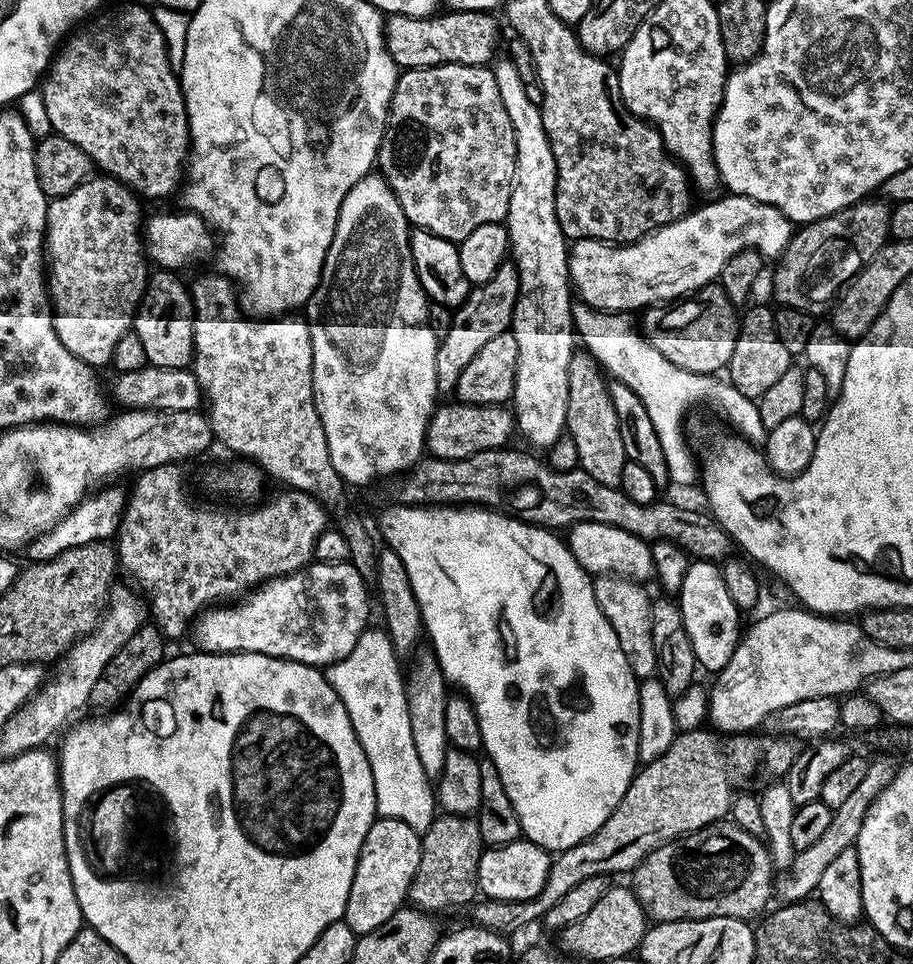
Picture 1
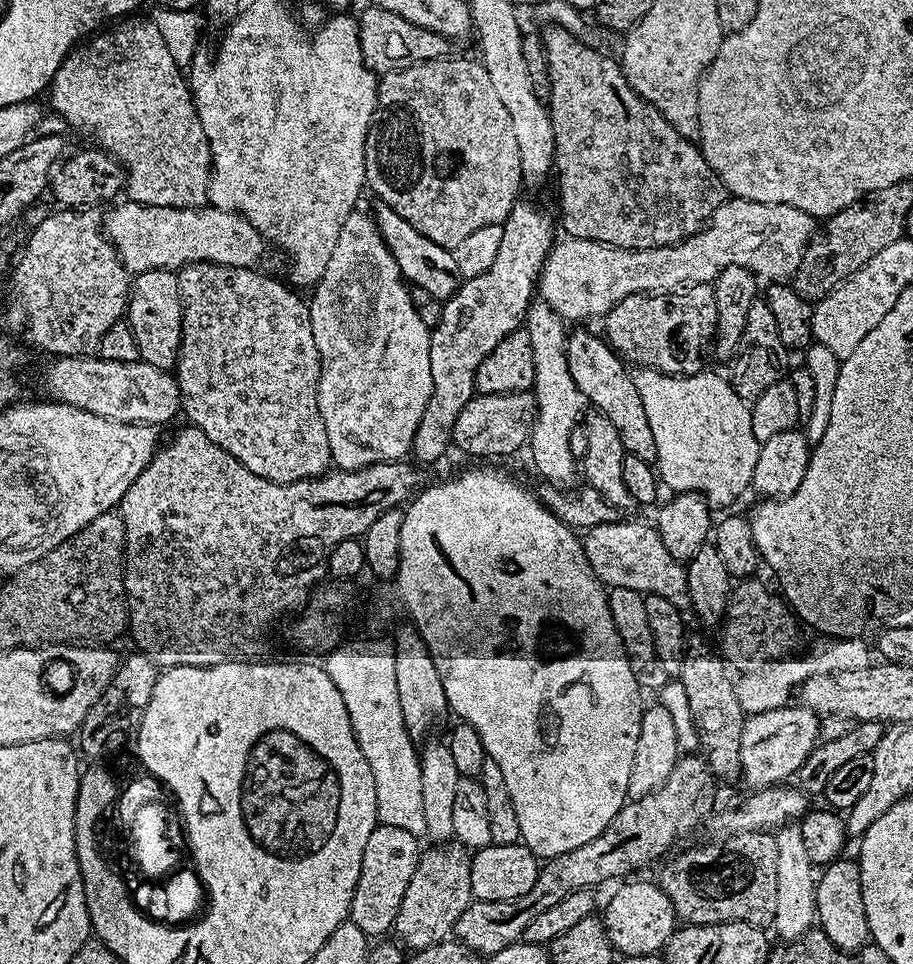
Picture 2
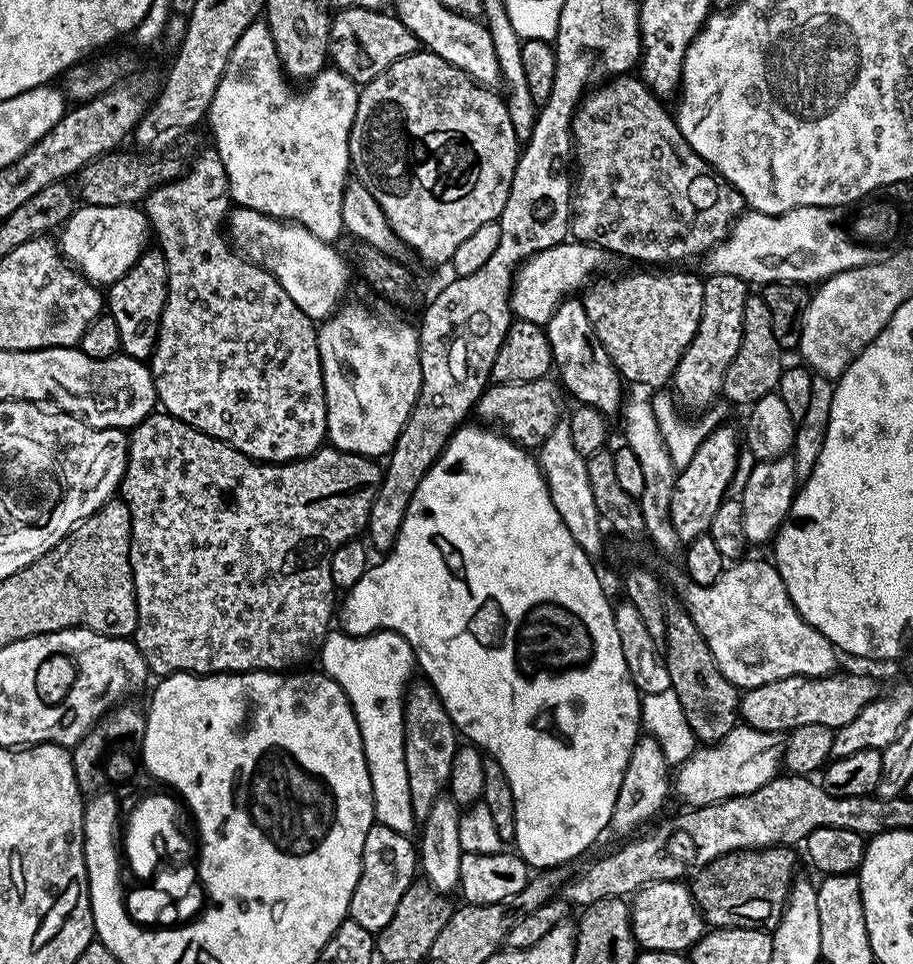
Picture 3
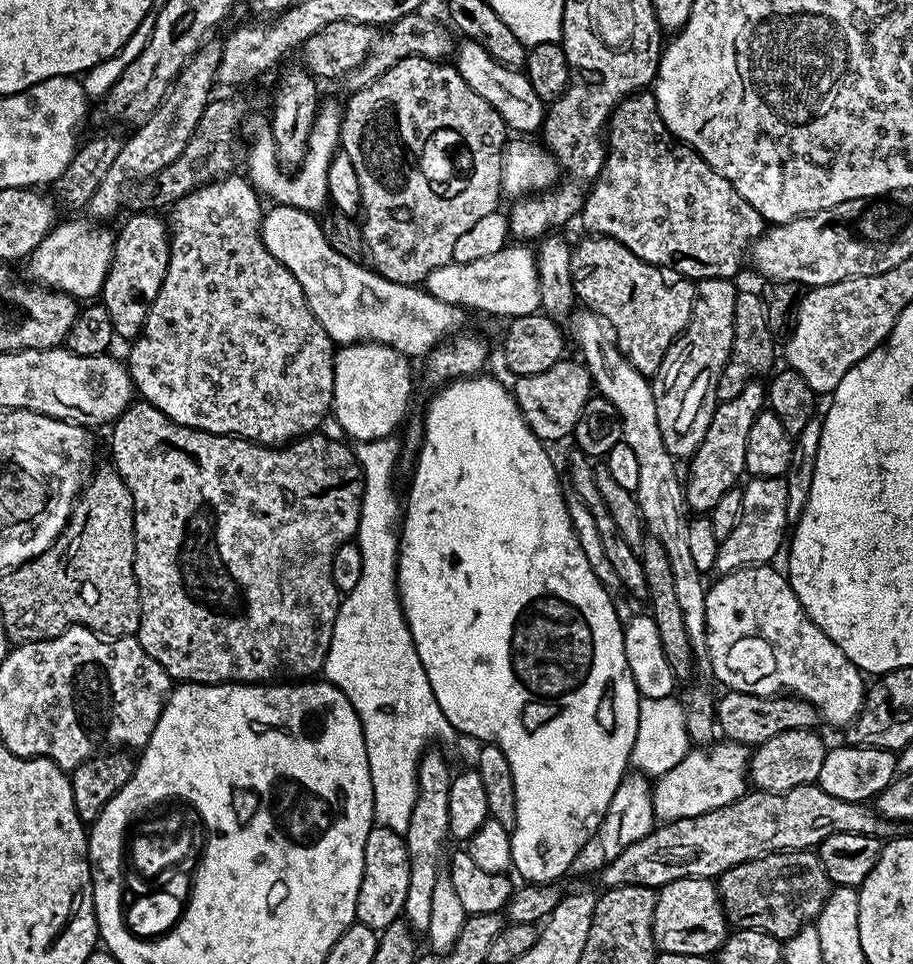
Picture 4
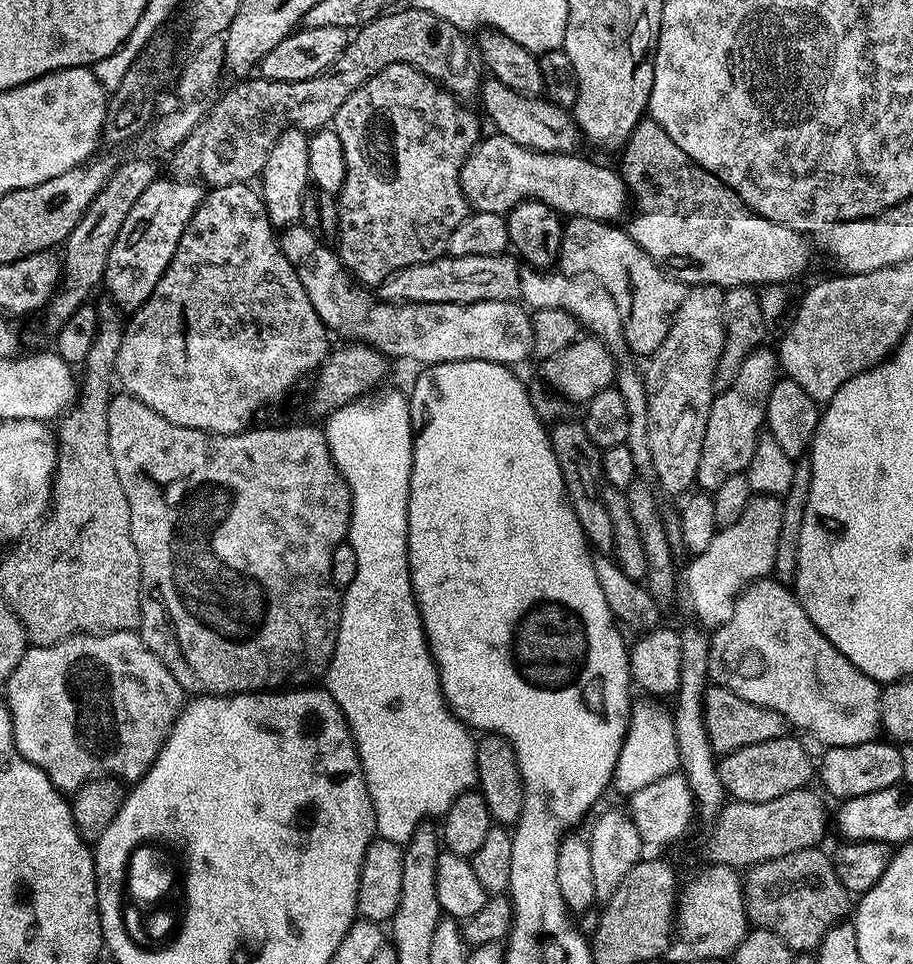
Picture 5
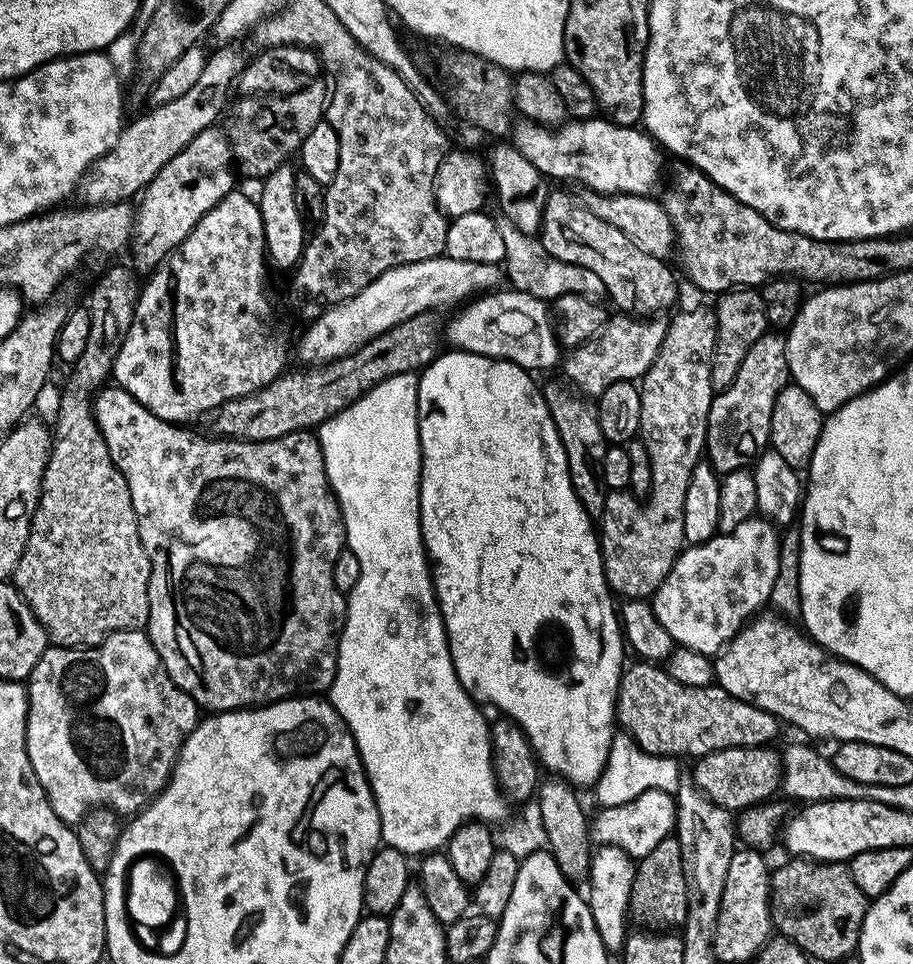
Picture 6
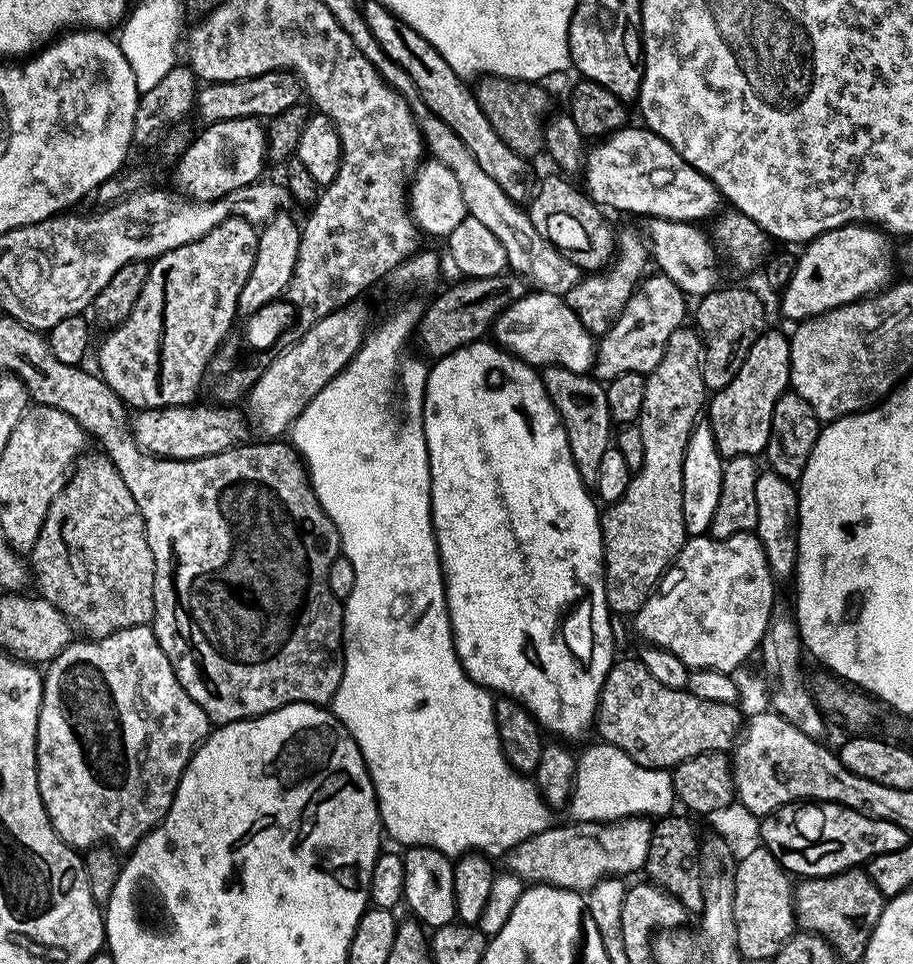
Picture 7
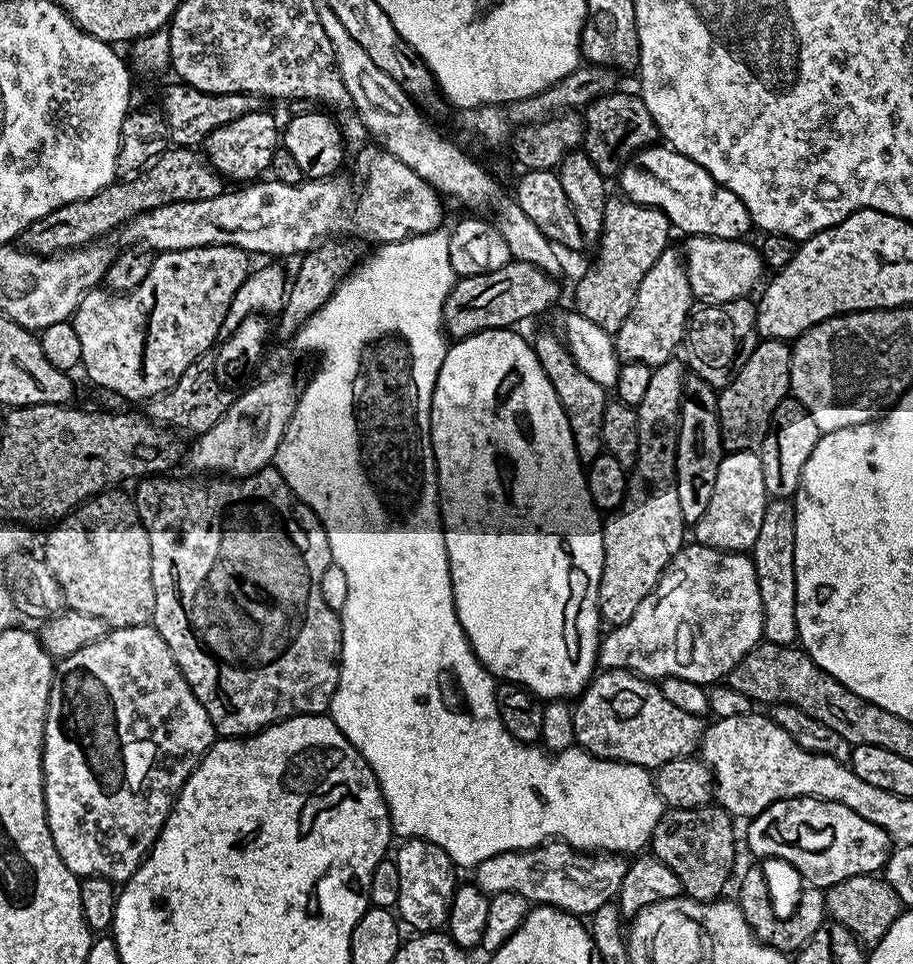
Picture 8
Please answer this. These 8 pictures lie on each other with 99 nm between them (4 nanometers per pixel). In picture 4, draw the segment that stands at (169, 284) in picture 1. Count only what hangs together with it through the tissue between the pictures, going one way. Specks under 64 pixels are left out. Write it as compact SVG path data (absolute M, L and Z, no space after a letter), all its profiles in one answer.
M140 210L115 233L112 261L106 274L102 302L110 314L117 337L131 342L140 335L146 322L146 314L158 298L158 290L166 278L168 269L168 230L163 219L155 211Z

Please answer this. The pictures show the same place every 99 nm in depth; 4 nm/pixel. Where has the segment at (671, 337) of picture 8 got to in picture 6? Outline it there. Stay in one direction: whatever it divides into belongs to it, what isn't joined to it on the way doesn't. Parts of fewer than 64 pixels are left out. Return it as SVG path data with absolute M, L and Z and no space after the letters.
M613 315L597 336L587 340L580 348L571 349L563 357L563 379L577 392L589 398L599 398L606 386L614 386L614 382L619 380L639 381L650 370L666 338L667 329L668 320L664 318Z

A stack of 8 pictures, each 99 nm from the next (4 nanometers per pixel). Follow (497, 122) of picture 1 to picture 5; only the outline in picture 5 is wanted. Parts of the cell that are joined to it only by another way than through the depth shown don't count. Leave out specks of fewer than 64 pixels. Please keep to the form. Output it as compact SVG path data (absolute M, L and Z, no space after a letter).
M409 64L386 66L378 74L370 77L361 88L354 90L354 94L350 94L350 98L346 98L346 102L342 102L334 121L338 138L342 138L342 150L346 158L346 178L342 190L338 193L338 203L336 205L338 222L340 223L338 255L345 268L361 285L379 286L385 280L390 279L391 276L401 272L403 268L413 268L431 260L438 260L447 253L450 234L454 234L454 230L470 212L468 199L465 198L464 191L460 189L460 171L466 162L466 158L472 153L472 149L482 139L480 120L468 107L467 103L461 102L452 93L440 87L436 81L431 80L426 74L422 74L417 68Z

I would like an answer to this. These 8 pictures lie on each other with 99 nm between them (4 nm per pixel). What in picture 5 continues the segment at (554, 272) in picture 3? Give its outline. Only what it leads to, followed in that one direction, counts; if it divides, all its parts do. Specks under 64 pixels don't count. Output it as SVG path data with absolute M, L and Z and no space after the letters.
M445 254L438 260L431 260L413 268L403 268L401 272L379 285L378 296L385 302L410 304L429 304L430 302L473 304L483 300L516 300L520 295L520 270L521 265L508 254L499 256Z

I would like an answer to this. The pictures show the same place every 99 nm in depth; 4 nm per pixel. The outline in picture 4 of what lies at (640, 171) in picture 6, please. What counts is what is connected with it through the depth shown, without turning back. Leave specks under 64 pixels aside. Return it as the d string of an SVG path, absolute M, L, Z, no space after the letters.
M465 38L459 41L455 49L454 67L462 74L462 78L466 78L466 86L470 86L474 94L485 98L486 102L498 112L506 128L516 134L541 131L546 115L546 104L538 98L538 94L534 94L534 86L530 86L528 77L523 71L499 64L494 57L486 54L486 50L482 50L482 46L478 46L478 42Z

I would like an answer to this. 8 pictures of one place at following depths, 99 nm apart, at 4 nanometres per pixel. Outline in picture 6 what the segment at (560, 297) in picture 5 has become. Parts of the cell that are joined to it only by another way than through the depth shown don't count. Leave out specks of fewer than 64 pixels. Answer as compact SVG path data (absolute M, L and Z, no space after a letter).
M501 219L499 221L502 230L502 243L506 246L506 254L502 261L503 271L506 273L508 280L513 289L518 292L529 292L534 298L545 302L555 302L559 296L566 294L578 294L589 298L600 298L605 295L602 286L602 278L594 274L594 270L586 270L586 266L574 266L570 262L562 262L554 258L540 245L536 236L527 236L522 234L514 226L514 222Z

